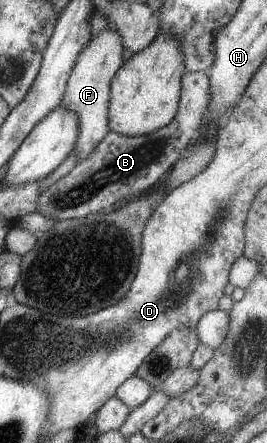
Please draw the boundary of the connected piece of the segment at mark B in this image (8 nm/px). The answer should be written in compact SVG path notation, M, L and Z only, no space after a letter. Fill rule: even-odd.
M185 71L181 77L179 99L173 121L161 130L144 136L107 133L85 159L38 195L37 212L56 222L84 218L113 209L117 207L117 201L131 195L135 197L153 187L163 173L167 175L186 148L198 139L198 130L210 105L208 72Z

